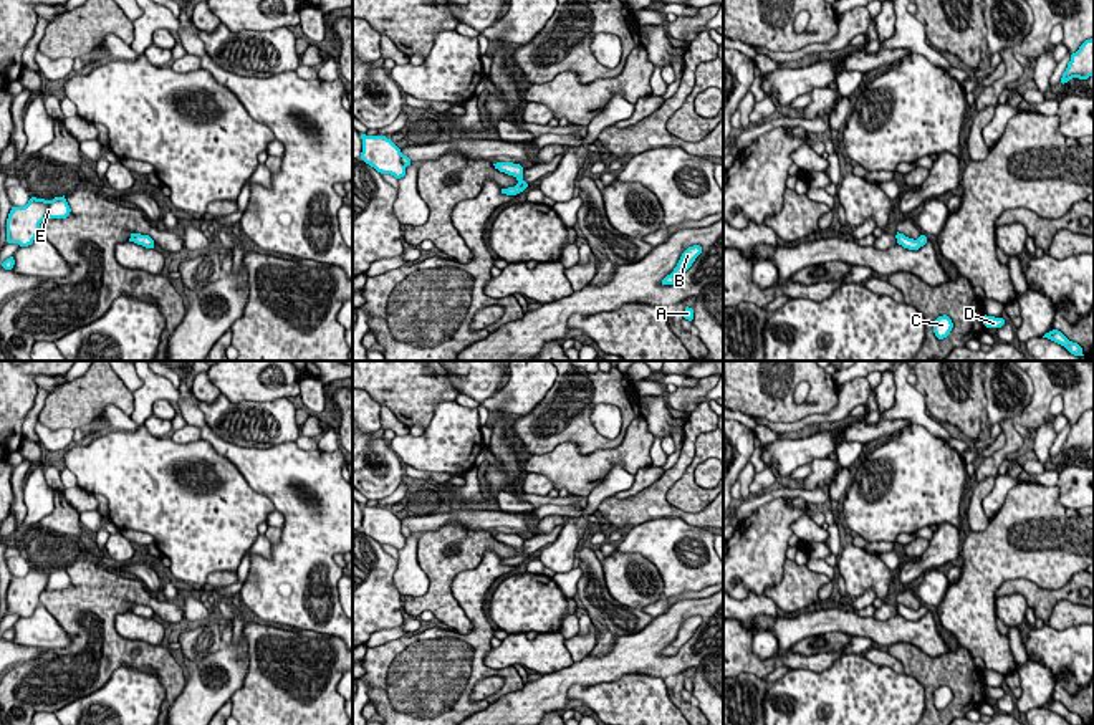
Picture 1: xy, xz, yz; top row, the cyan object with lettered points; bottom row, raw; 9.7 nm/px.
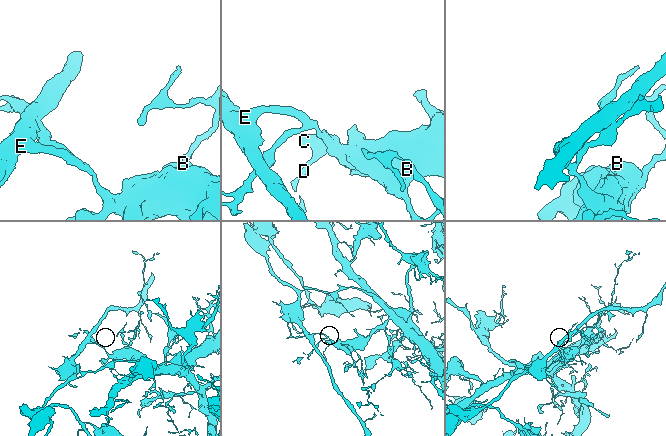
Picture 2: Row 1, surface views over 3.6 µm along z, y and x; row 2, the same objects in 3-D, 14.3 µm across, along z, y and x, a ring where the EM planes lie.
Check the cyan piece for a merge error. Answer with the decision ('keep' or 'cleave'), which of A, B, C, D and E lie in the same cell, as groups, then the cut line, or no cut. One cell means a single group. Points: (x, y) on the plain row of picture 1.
cleave | A B C D / E | xz (520, 538), (515, 547)

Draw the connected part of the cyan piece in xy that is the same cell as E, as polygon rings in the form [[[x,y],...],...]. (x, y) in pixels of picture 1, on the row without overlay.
[[[65,566],[53,571],[31,568],[23,578],[12,578],[7,589],[7,612],[28,617],[40,604],[43,591],[66,589],[70,583]]]

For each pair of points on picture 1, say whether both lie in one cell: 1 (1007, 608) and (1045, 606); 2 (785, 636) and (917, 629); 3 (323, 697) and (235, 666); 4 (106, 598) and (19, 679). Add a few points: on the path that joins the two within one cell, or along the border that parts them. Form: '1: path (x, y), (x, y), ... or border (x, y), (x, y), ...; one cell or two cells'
1: border (997, 598), (1022, 595), (1028, 606); two cells
2: path (818, 623), (851, 623), (884, 629); one cell
3: border (242, 634), (247, 644), (247, 674), (230, 699); two cells
4: path (90, 626), (90, 638), (47, 679); one cell

